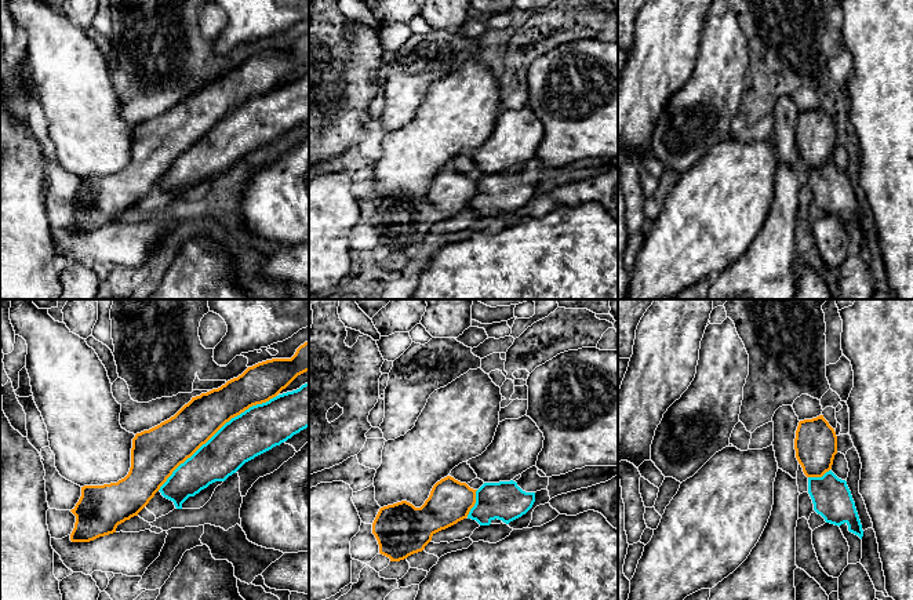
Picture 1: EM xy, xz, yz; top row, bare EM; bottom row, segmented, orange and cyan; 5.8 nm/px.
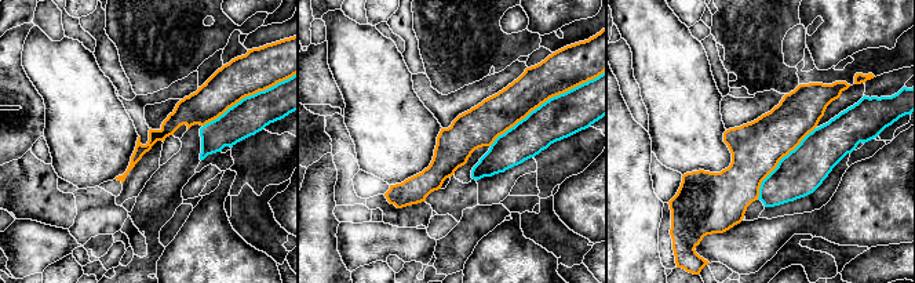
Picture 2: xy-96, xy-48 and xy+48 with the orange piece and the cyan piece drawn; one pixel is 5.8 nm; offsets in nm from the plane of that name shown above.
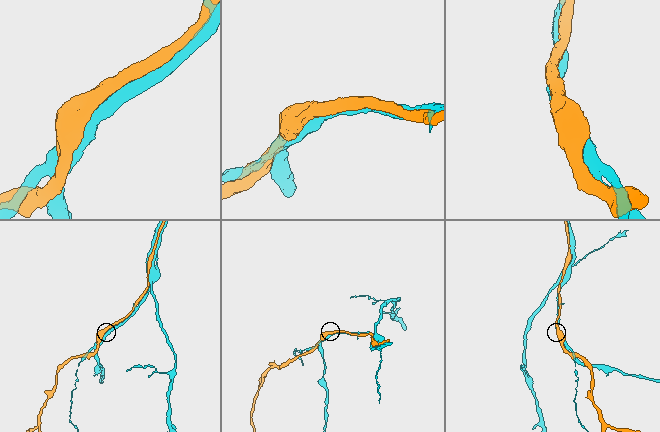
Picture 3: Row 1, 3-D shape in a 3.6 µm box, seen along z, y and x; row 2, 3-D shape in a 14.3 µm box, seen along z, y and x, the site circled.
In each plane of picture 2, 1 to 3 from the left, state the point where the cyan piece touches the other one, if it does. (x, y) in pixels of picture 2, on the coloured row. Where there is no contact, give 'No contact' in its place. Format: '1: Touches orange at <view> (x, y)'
1: Touches orange at xy-96 (250, 94)
2: Touches orange at xy-48 (547, 100)
3: Touches orange at xy+48 (777, 163)

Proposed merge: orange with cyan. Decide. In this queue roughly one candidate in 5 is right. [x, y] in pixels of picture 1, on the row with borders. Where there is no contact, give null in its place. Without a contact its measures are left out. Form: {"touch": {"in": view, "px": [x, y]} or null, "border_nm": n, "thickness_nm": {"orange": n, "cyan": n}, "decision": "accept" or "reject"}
{"touch": {"in": "xy", "px": [215, 432]}, "border_nm": 900, "thickness_nm": {"orange": 260, "cyan": 280}, "decision": "accept"}

